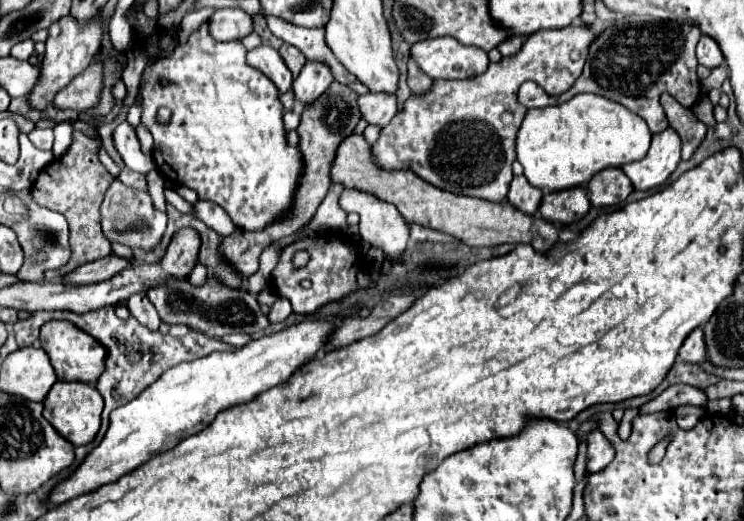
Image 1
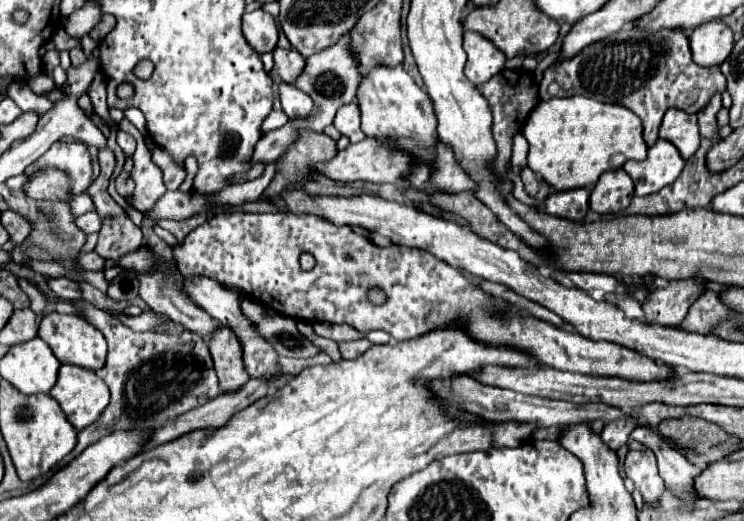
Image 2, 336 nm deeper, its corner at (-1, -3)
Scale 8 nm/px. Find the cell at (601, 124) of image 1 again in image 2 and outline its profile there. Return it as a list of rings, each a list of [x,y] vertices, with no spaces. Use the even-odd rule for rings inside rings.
[[[584,96],[540,102],[526,118],[522,134],[528,140],[528,166],[554,190],[592,188],[600,174],[621,168],[628,160],[646,158],[642,122],[624,106],[602,104]]]

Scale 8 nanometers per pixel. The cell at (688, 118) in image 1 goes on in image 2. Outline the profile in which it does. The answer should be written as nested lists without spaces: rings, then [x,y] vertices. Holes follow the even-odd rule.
[[[670,108],[664,114],[662,126],[660,126],[660,138],[672,142],[678,148],[680,156],[688,160],[700,146],[696,114],[686,114],[684,110]]]

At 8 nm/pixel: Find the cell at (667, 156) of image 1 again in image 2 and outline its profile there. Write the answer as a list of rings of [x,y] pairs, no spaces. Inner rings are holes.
[[[658,140],[654,146],[648,148],[646,160],[628,160],[622,168],[636,184],[634,194],[648,196],[672,184],[680,176],[680,172],[684,170],[684,158],[678,154],[674,144]]]

